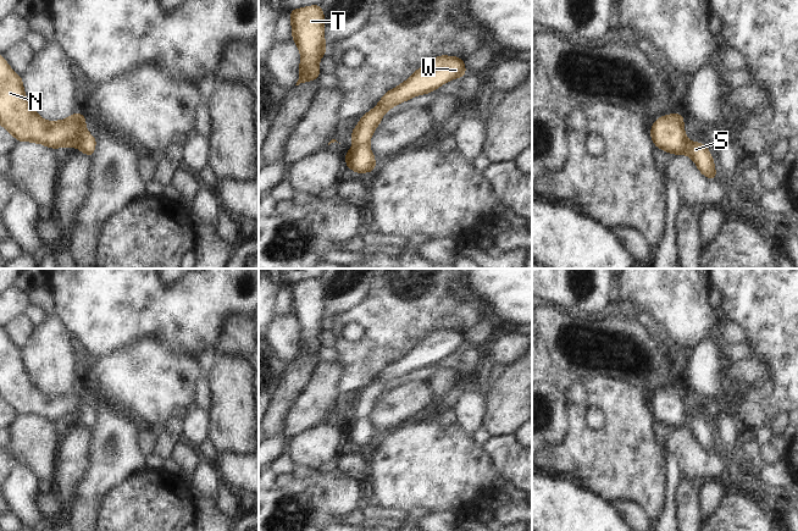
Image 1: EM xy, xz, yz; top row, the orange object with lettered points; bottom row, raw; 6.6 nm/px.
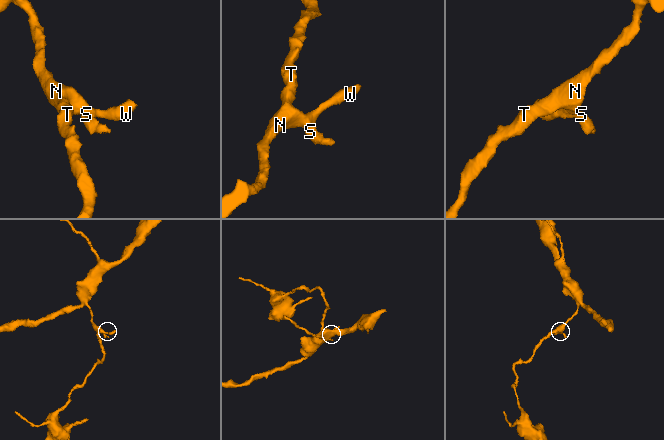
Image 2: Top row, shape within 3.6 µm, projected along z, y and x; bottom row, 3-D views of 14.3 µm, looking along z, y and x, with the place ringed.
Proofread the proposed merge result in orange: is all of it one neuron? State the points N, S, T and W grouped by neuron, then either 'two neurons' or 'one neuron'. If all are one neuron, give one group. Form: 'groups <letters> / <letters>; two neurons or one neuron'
groups N S T W; one neuron

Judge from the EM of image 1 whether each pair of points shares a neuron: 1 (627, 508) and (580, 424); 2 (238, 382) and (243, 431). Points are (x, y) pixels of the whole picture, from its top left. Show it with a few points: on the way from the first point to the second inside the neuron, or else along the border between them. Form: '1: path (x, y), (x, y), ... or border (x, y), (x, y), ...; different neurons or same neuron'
1: border (613, 502), (632, 501), (648, 516); different neurons
2: path (238, 394), (238, 419); same neuron

